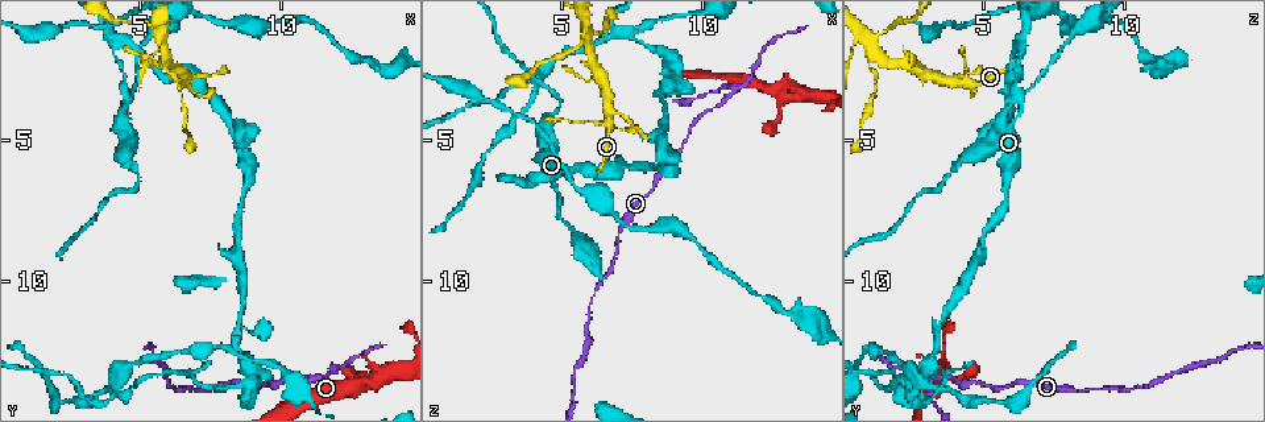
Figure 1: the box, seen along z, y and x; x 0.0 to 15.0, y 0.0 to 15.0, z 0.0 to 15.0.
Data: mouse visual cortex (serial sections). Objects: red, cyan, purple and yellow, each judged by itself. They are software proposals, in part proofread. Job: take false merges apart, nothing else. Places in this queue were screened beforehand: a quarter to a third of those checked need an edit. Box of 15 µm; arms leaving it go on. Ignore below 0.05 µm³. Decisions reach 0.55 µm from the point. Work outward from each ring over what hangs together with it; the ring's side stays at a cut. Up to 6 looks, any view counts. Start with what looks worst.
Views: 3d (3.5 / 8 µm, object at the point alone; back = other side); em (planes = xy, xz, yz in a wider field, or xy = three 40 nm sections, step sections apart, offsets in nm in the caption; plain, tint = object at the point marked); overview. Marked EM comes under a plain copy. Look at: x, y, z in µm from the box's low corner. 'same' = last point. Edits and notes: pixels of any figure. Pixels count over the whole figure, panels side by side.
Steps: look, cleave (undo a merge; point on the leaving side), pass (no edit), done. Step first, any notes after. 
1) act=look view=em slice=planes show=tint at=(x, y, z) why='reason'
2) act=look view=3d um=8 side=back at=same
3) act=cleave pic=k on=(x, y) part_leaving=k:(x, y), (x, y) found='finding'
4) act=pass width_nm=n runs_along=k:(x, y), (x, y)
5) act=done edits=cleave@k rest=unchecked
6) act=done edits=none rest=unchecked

act=look view=3d um=3.5 at=(4.6, 3.5, 6.2)

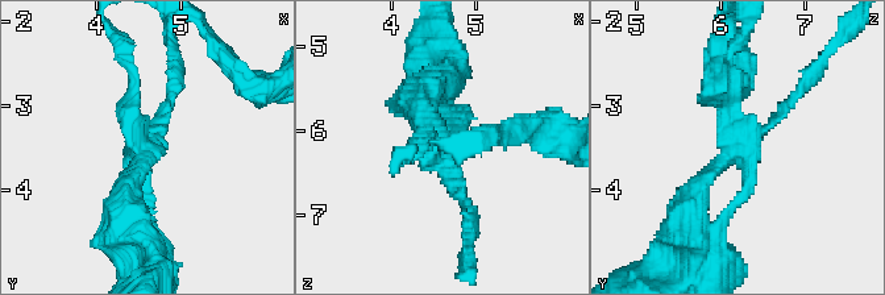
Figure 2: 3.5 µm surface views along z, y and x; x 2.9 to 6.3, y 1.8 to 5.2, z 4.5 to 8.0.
act=look view=em slice=xy step=1 show=tint at=(4.45, 3.40, 6.25)

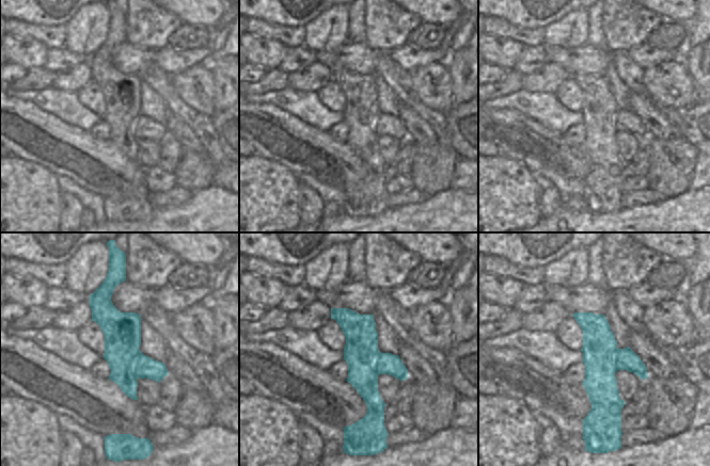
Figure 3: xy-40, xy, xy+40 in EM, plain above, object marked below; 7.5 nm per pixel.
act=pass runs_along=2:(692, 202), (739, 145), (728, 57) found='all the same cell'

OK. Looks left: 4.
act=look view=em slice=xy step=1 show=tint at=(8.5, 11.5, 3.5) why='sharp bend'

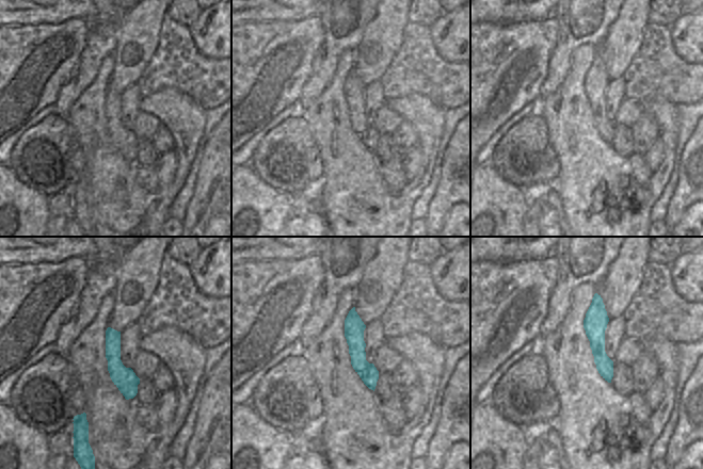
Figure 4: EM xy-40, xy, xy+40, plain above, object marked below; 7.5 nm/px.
act=look view=3d um=3.5 at=same why='wider look'

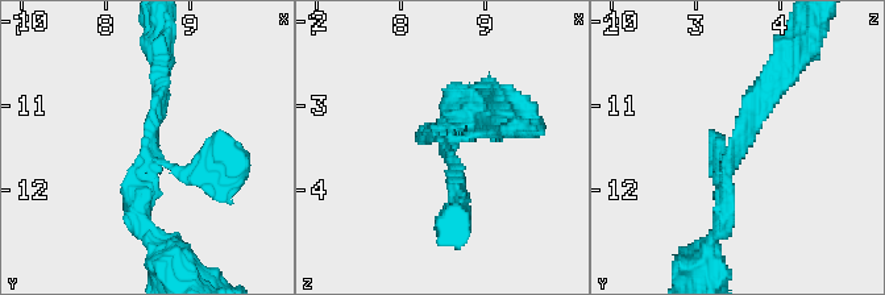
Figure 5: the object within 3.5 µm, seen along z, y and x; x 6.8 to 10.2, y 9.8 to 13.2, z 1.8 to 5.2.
act=pass width_nm=150 runs_along=5:(781, 66), (727, 158), (723, 224) found='continuous, no second cell'

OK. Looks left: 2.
act=look view=3d um=8 at=(6.8, 13.4, 1.0) why='three arms meet'

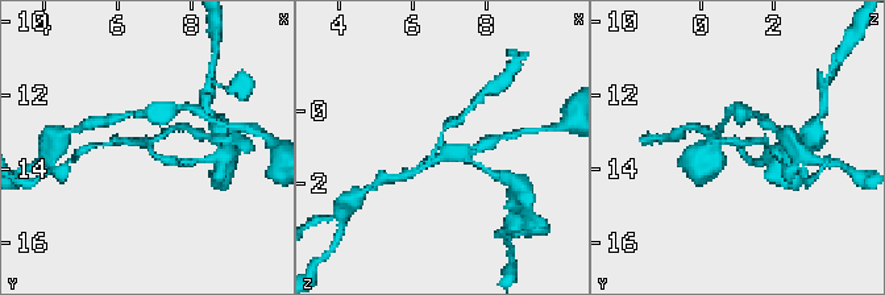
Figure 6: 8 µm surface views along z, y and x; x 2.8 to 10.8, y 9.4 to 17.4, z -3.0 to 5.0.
act=look view=em slice=xy step=2 show=tint at=(6.9, 13.4, 1.0) arms=3 arm_widths_nm=200,200,200

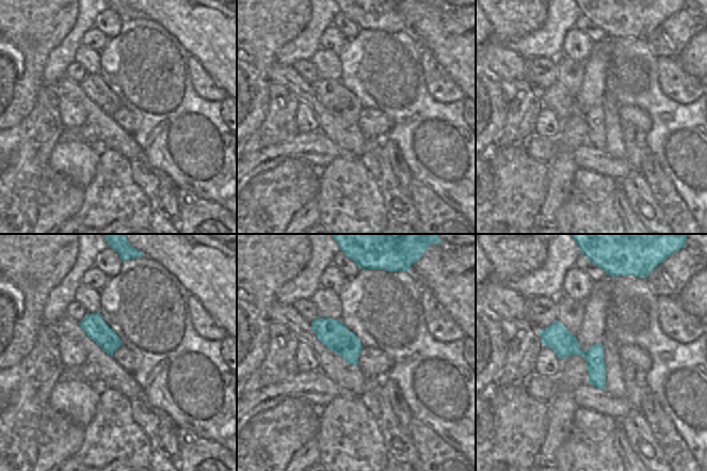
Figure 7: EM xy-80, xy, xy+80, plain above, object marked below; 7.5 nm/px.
act=pass found='continuous, no second cell'

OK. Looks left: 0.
act=done edits=none rest=unchecked

